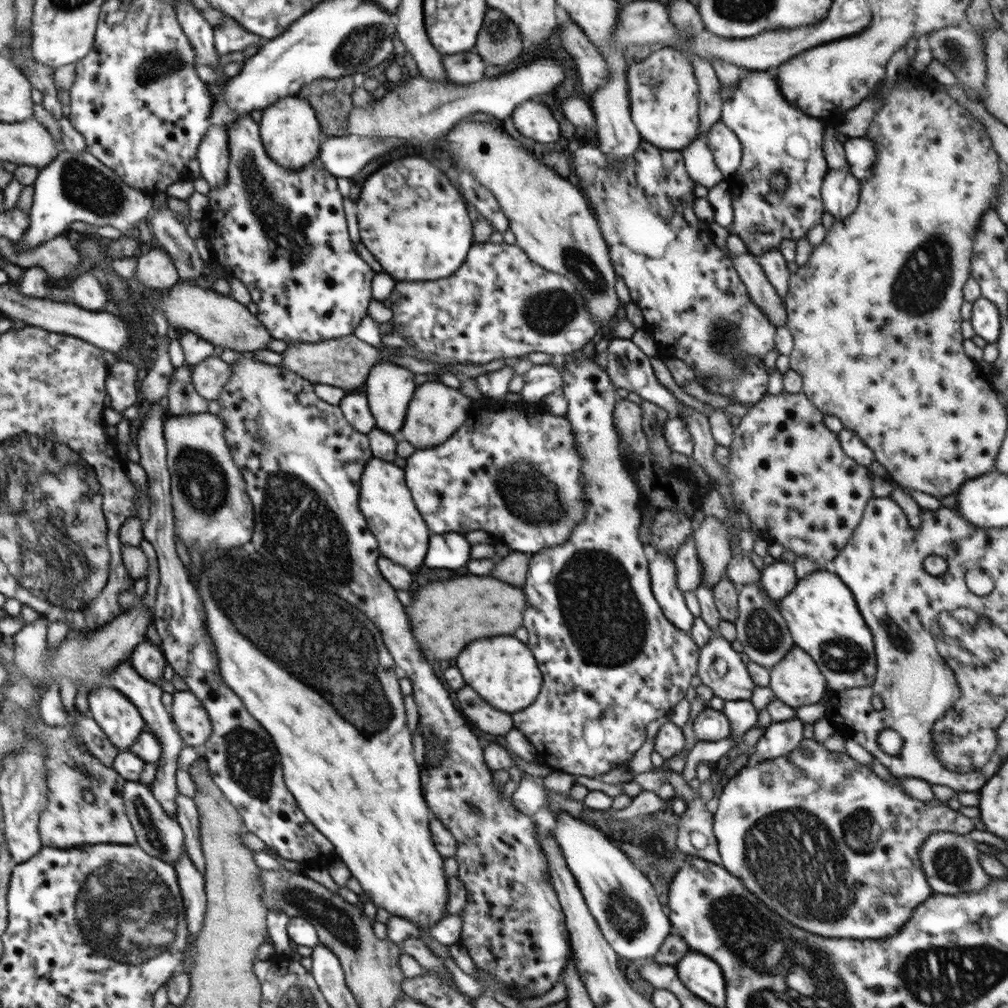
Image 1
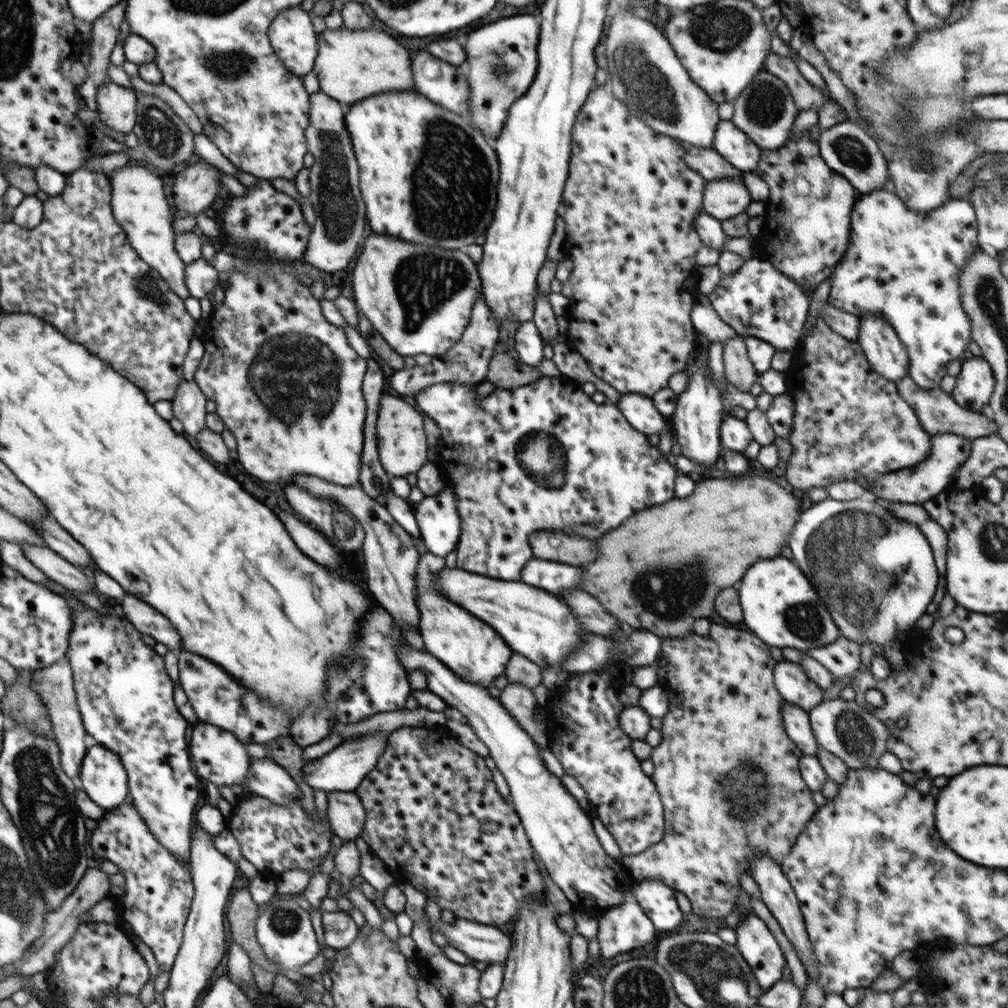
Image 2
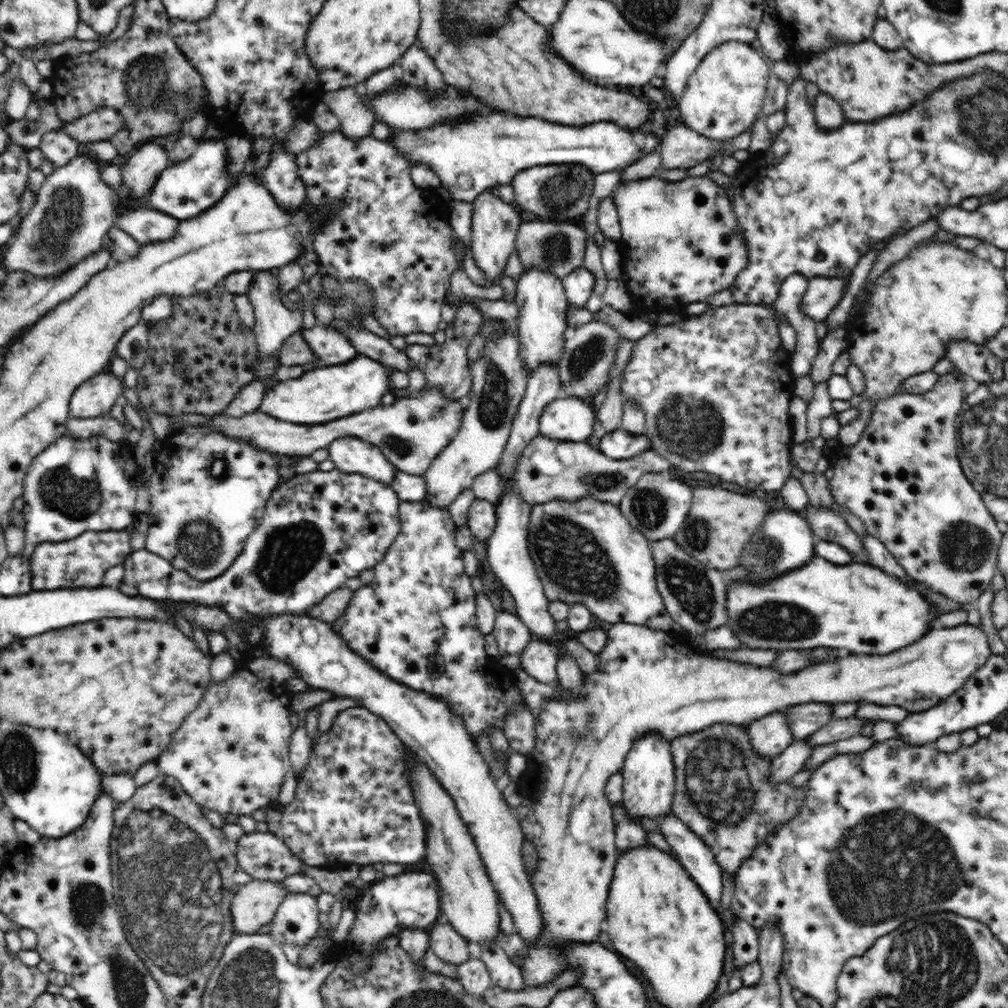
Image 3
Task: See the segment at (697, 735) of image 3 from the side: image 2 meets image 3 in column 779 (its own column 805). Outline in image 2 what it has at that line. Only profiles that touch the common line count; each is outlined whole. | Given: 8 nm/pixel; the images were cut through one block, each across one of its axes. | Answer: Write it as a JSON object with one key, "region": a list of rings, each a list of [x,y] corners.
{"region":[[[711,623],[708,636],[700,636],[694,632],[686,634],[680,638],[662,638],[662,652],[660,658],[664,658],[662,666],[662,684],[670,700],[670,710],[662,718],[662,741],[658,746],[653,747],[650,760],[654,764],[654,773],[651,776],[663,804],[665,814],[665,831],[662,839],[655,845],[646,848],[646,850],[637,855],[623,855],[620,863],[631,874],[633,880],[645,880],[654,878],[662,880],[667,886],[674,891],[682,892],[691,903],[694,915],[700,917],[722,918],[727,917],[731,912],[738,909],[738,897],[741,887],[741,875],[748,873],[750,860],[754,854],[764,854],[770,856],[776,864],[781,864],[782,860],[790,852],[798,838],[802,834],[806,824],[812,818],[814,812],[818,810],[816,801],[812,798],[812,792],[806,786],[804,779],[800,774],[800,756],[803,752],[790,740],[790,737],[784,730],[784,721],[782,721],[782,706],[786,701],[780,696],[778,689],[773,681],[773,671],[777,661],[770,655],[772,648],[762,639],[758,638],[750,630],[742,631],[734,629],[726,624]]]}

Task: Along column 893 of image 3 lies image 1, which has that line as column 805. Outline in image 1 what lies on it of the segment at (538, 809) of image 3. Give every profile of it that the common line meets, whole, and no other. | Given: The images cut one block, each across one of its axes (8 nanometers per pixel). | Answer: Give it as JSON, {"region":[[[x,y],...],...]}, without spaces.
{"region":[[[792,647],[776,666],[770,668],[769,674],[769,687],[774,692],[774,696],[793,709],[818,703],[825,692],[825,678],[822,672],[812,657],[800,647]]]}

